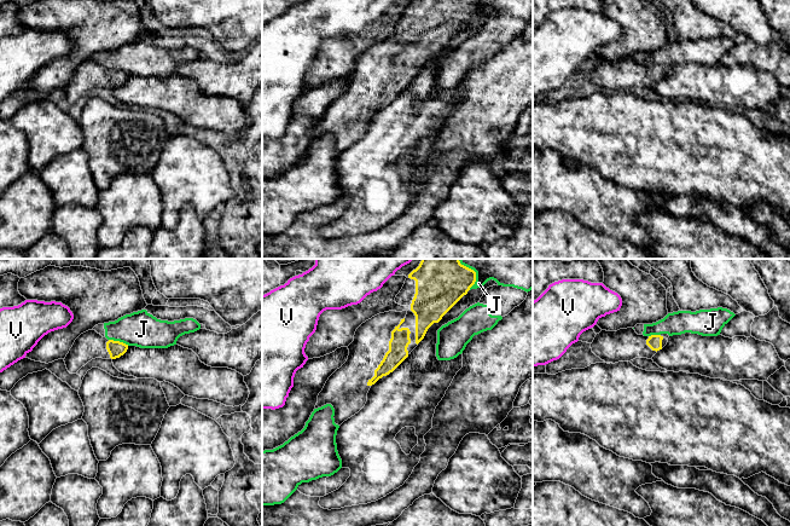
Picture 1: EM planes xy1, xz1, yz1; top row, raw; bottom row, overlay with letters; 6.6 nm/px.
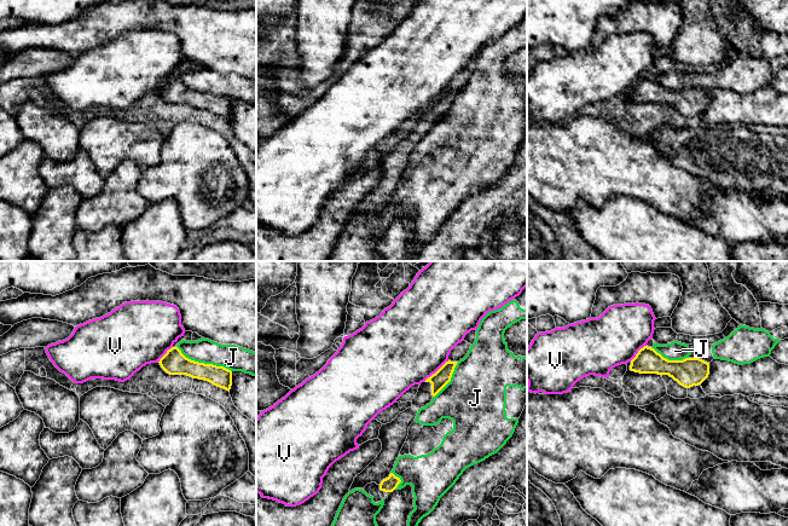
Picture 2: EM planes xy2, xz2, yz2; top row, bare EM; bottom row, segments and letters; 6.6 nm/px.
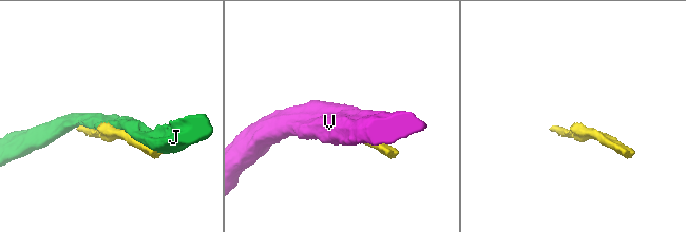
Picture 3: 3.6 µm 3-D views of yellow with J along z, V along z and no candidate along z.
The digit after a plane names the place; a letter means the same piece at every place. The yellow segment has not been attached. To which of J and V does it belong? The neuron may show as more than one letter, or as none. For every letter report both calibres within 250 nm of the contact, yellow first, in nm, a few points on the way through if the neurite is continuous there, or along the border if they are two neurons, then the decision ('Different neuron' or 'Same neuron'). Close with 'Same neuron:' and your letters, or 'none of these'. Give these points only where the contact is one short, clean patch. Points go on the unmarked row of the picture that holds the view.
J: Thickness 160 nm (yellow) against 170 nm. Different neuron
V: Thickness 110 nm (yellow) against 500 nm. Boundary: xz2 (448, 90), (424, 109). Different neuron
Same neuron: none of these

